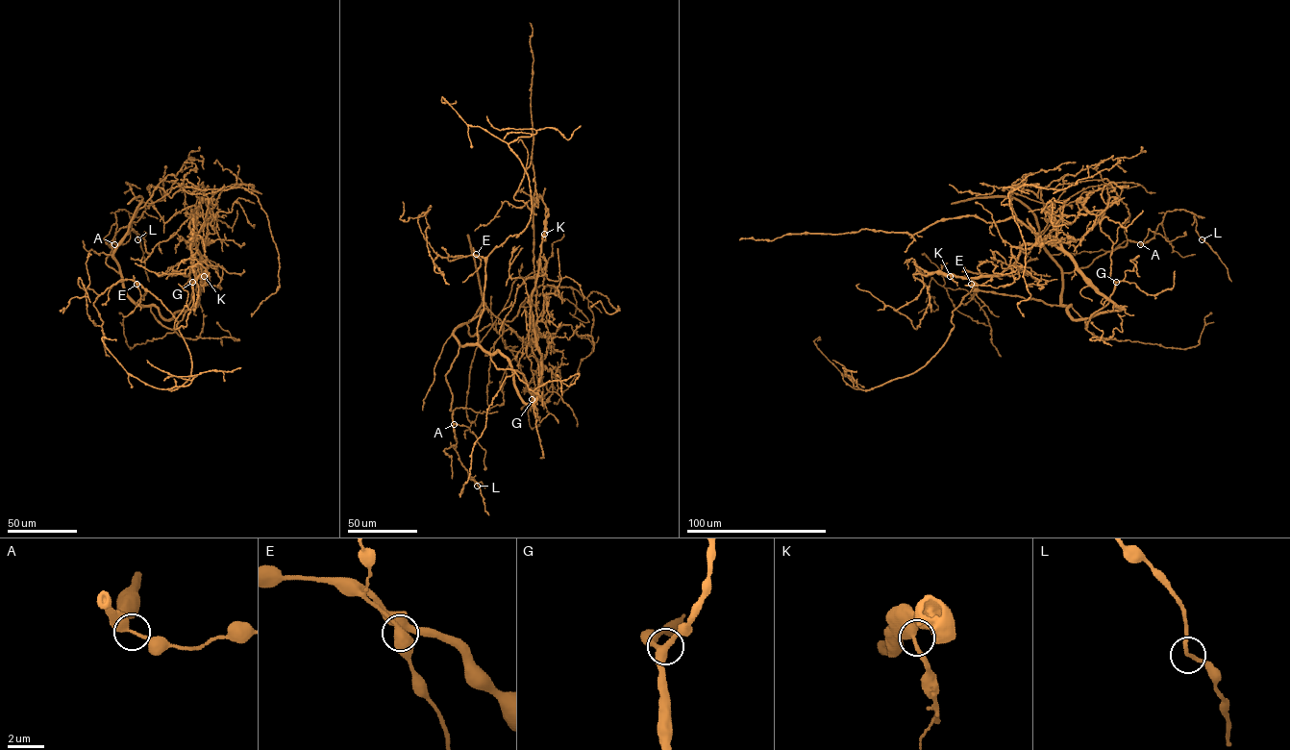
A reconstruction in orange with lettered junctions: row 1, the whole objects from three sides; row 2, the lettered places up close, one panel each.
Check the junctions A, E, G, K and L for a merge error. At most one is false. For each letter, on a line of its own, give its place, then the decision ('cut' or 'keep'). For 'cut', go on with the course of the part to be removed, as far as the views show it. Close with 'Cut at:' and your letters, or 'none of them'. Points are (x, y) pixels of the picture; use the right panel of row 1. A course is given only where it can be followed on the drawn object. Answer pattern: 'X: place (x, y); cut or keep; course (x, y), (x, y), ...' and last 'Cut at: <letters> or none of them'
A: place (1140, 244); keep
E: place (971, 284); keep
G: place (1116, 282); keep
K: place (950, 276); keep
L: place (1202, 239); keep
Cut at: none of them

